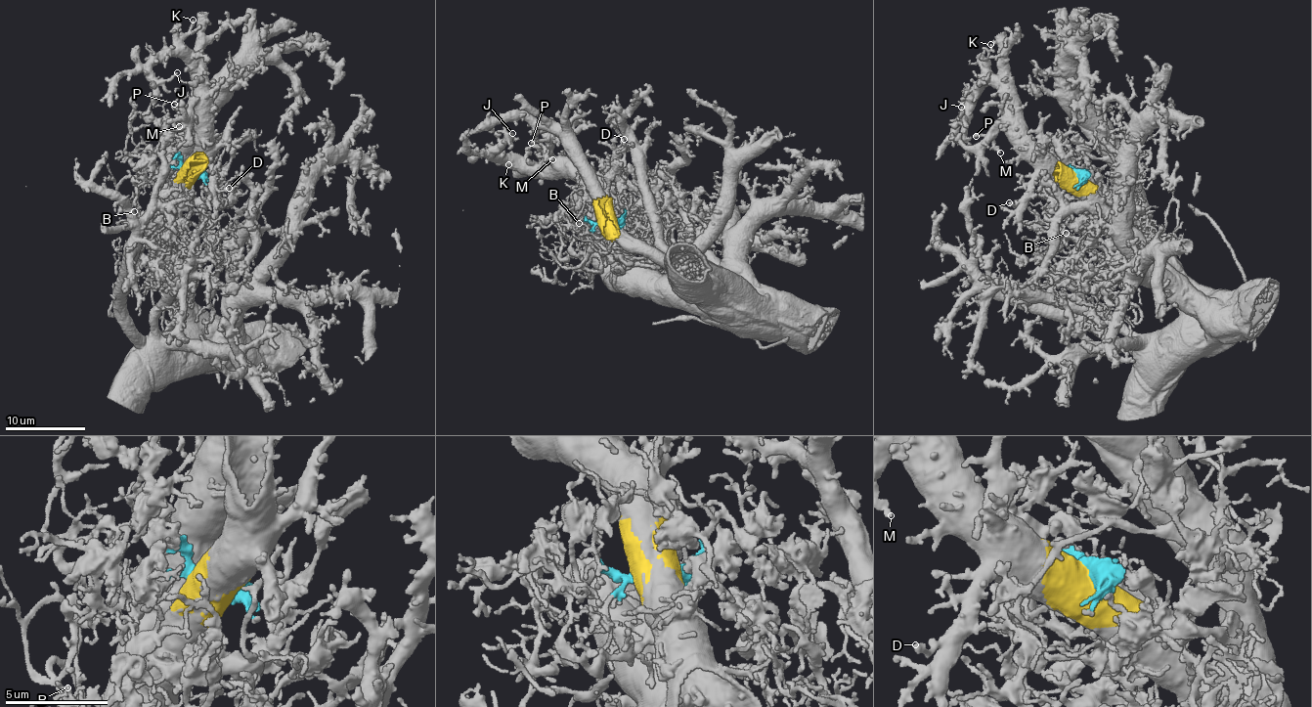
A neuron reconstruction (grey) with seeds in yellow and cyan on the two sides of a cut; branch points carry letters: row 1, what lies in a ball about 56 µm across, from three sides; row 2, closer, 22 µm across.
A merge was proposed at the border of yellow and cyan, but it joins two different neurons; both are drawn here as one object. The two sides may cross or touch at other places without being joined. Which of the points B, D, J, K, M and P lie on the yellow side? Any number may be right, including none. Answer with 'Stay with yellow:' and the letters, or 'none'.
Stay with yellow: D, J, K, M, P

